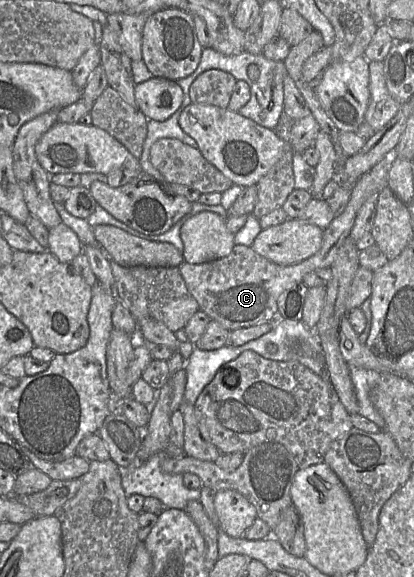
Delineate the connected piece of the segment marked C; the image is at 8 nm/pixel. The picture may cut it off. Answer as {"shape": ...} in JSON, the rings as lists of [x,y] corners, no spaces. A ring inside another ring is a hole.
{"shape":[[[383,160],[353,183],[345,210],[324,229],[320,249],[304,261],[292,265],[276,264],[245,245],[234,245],[230,254],[210,262],[190,264],[183,261],[178,268],[199,309],[229,331],[273,321],[278,315],[277,300],[284,290],[302,282],[303,277],[315,269],[331,267],[365,201],[387,187],[388,168],[389,160]]]}

